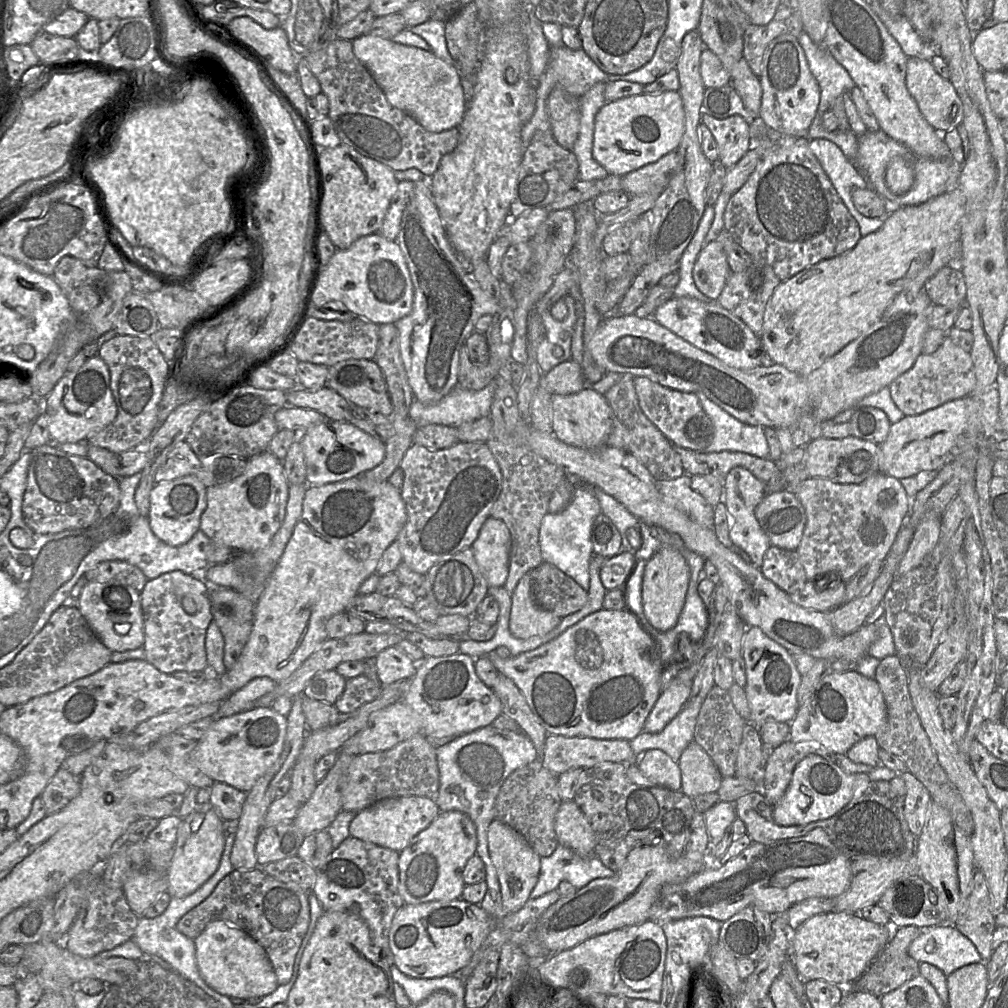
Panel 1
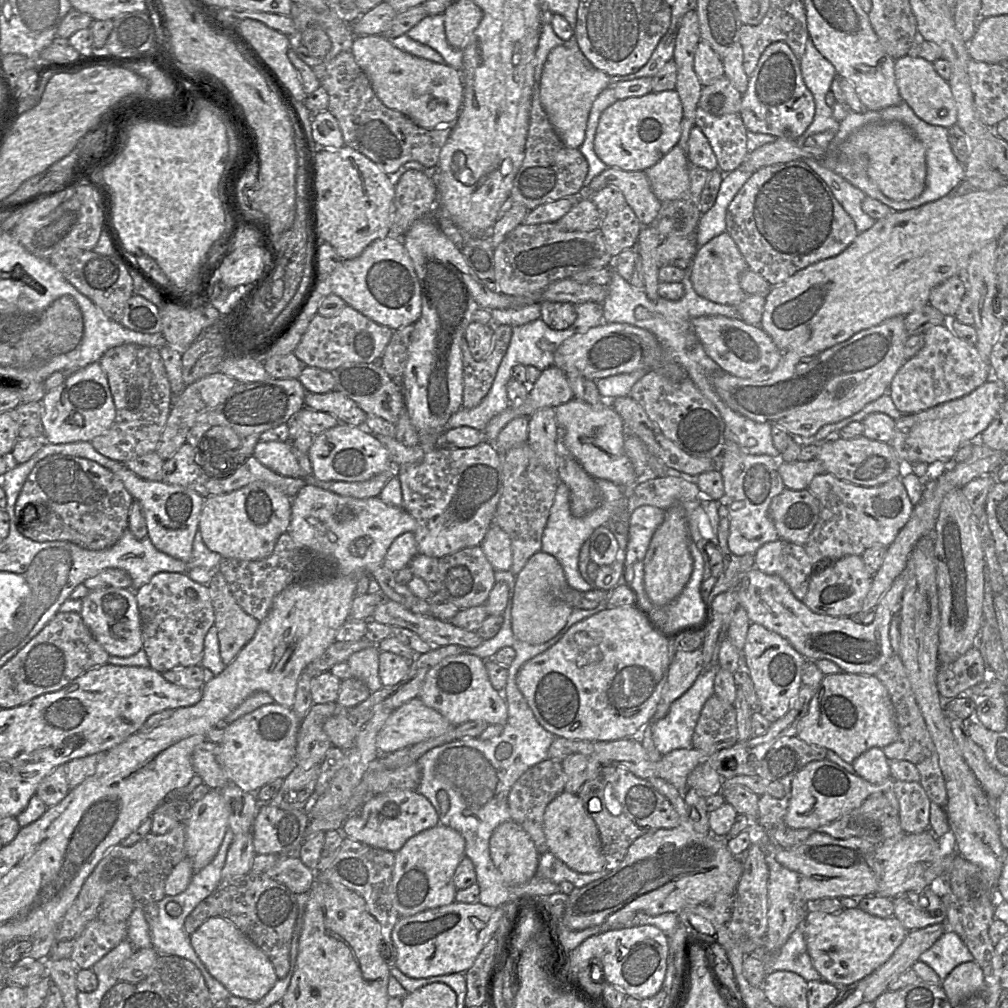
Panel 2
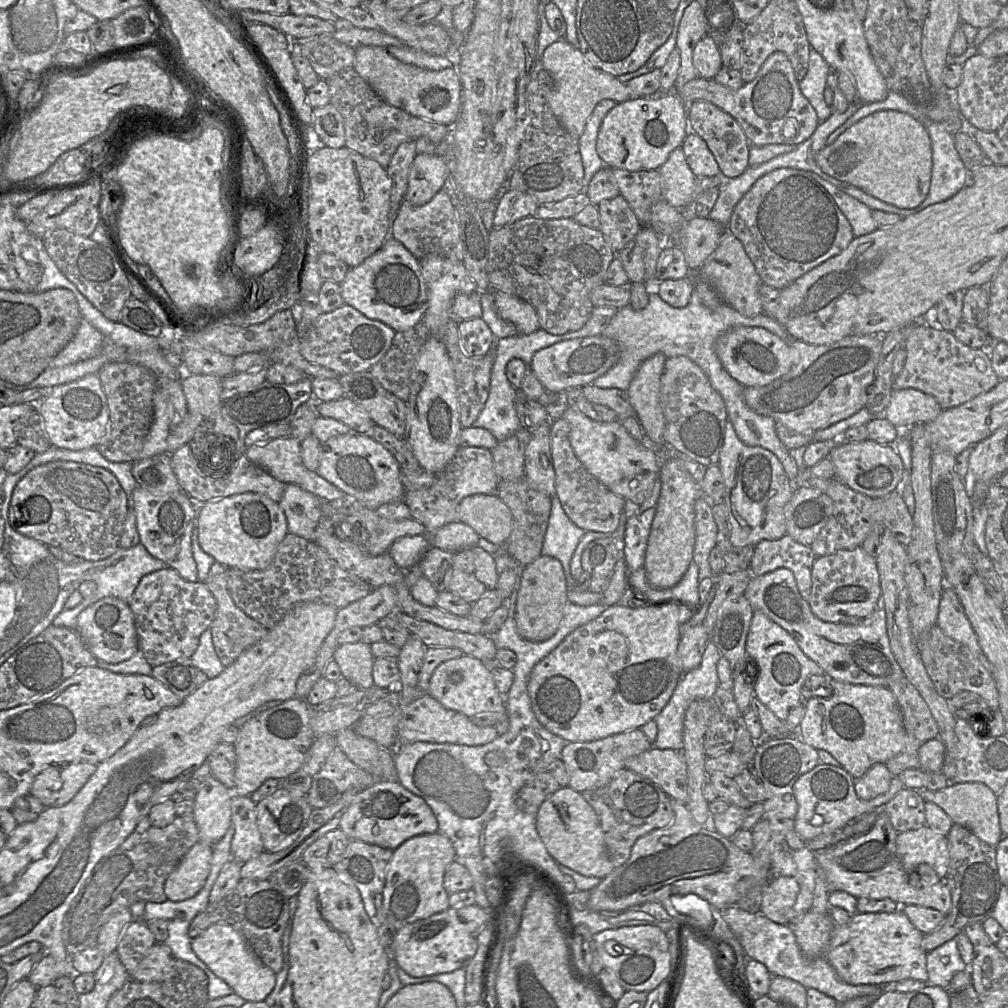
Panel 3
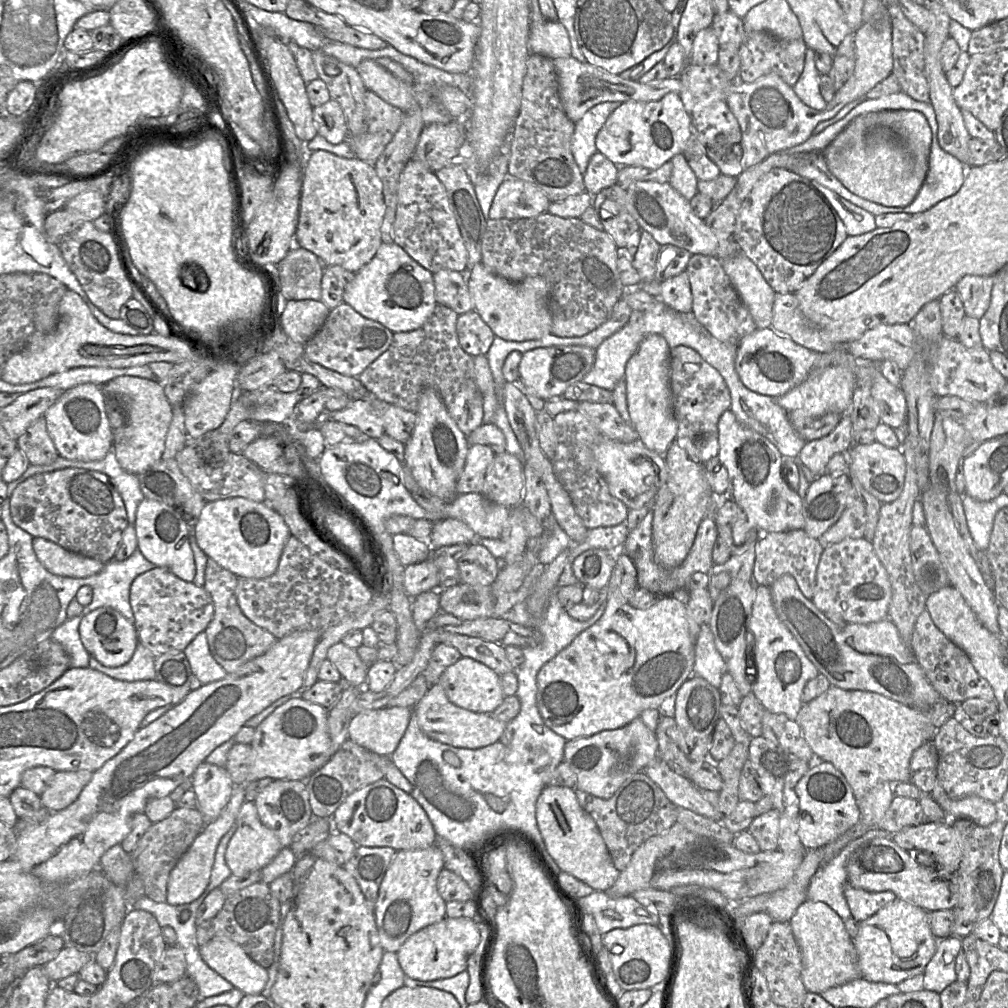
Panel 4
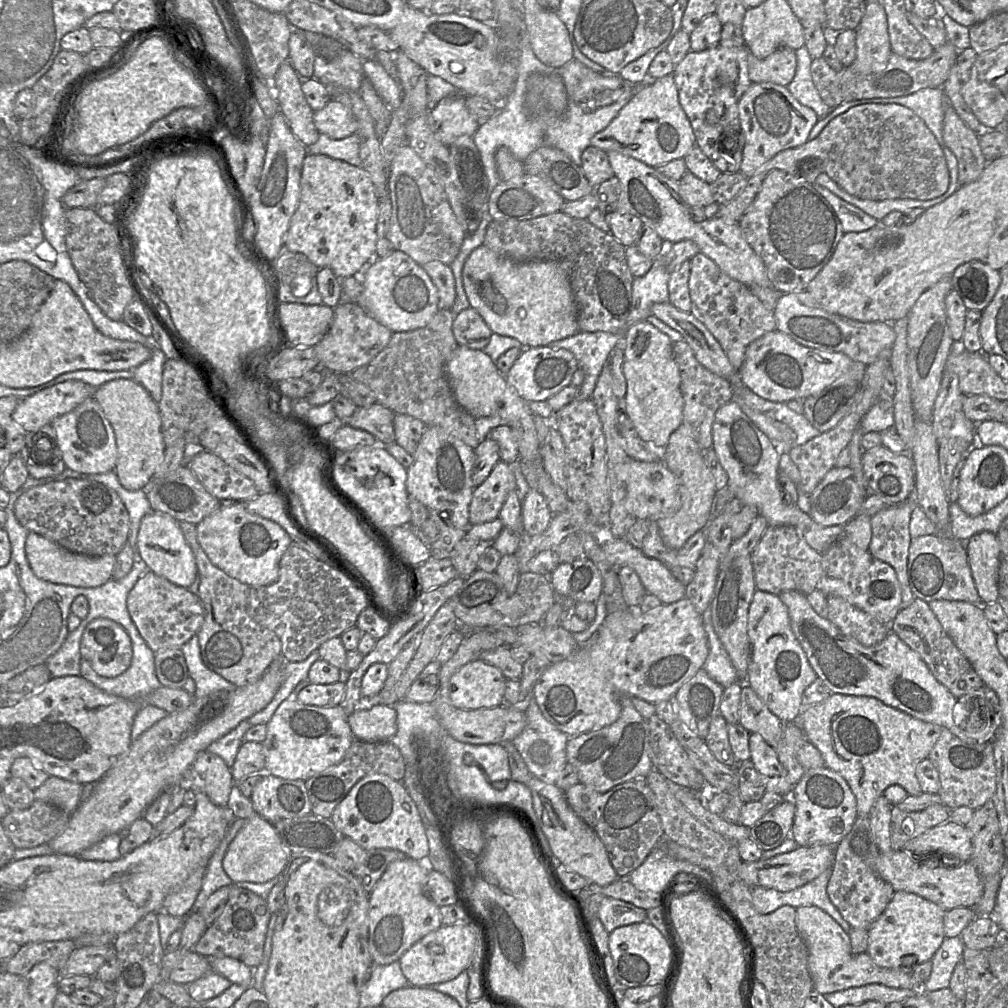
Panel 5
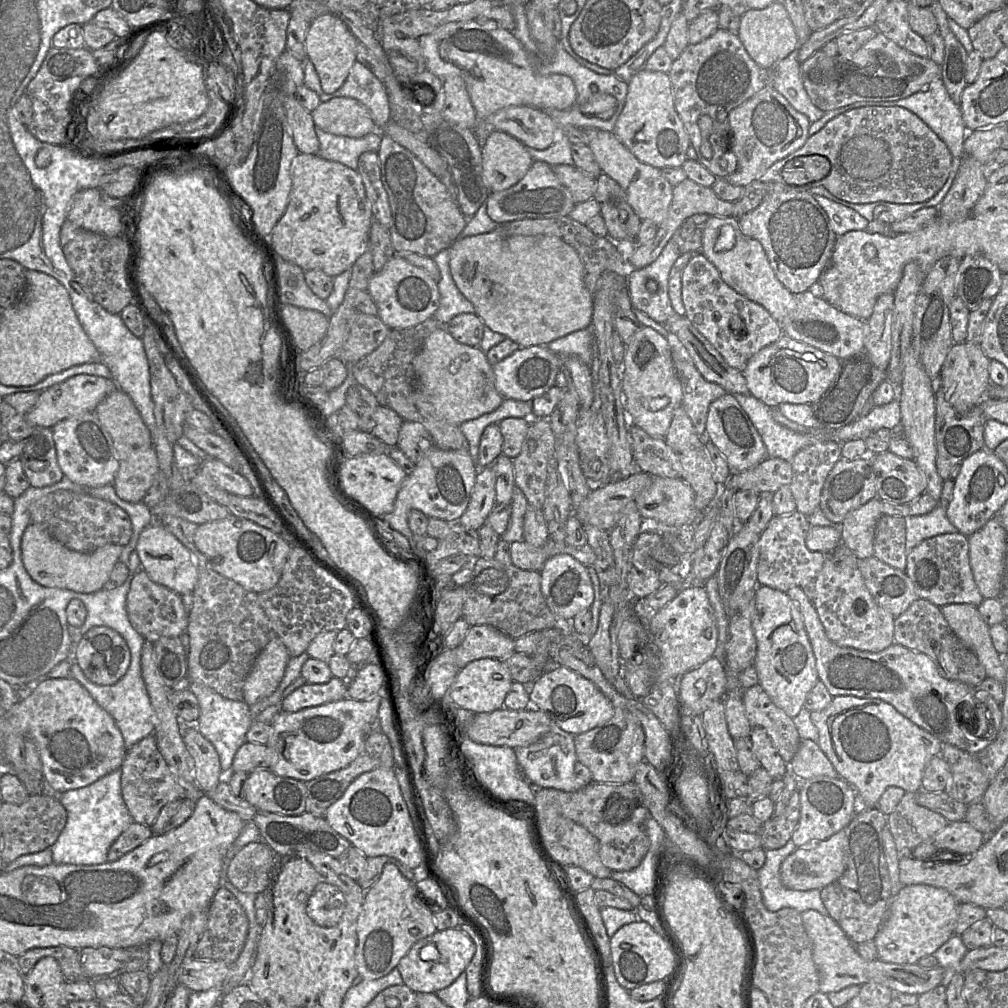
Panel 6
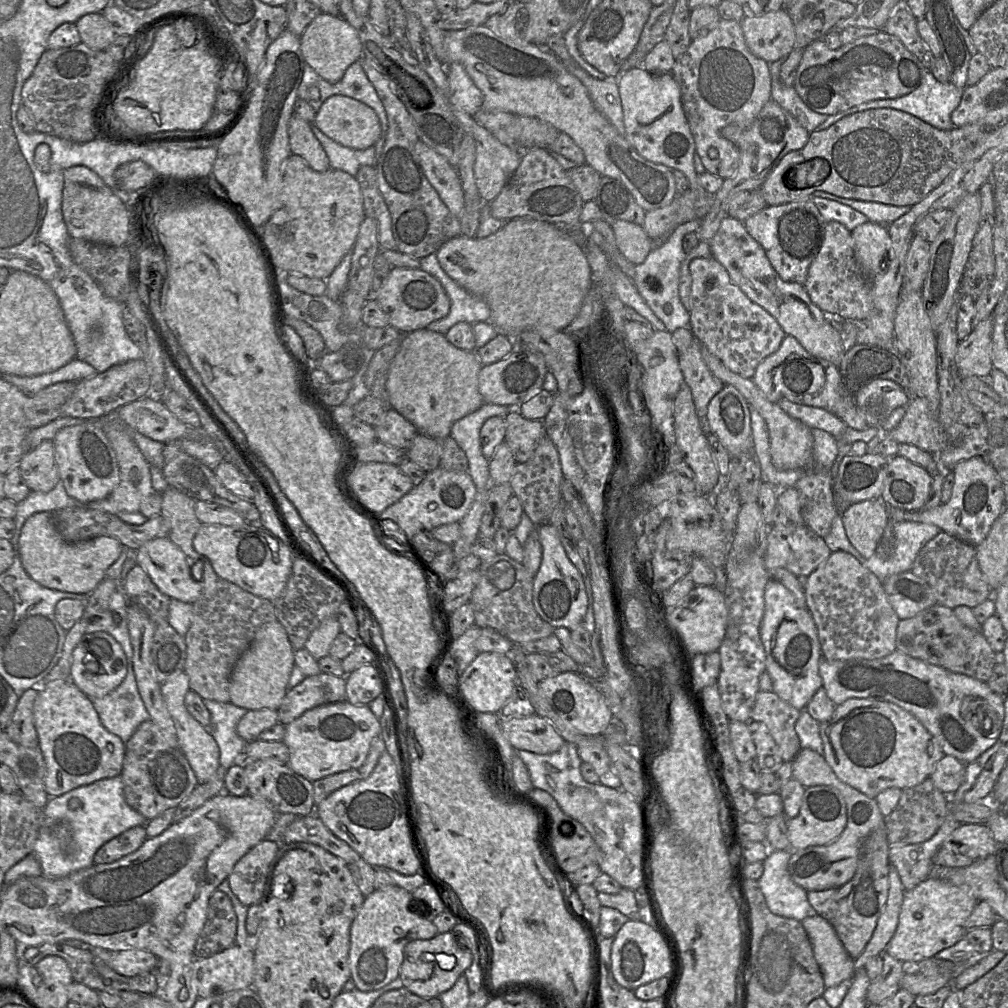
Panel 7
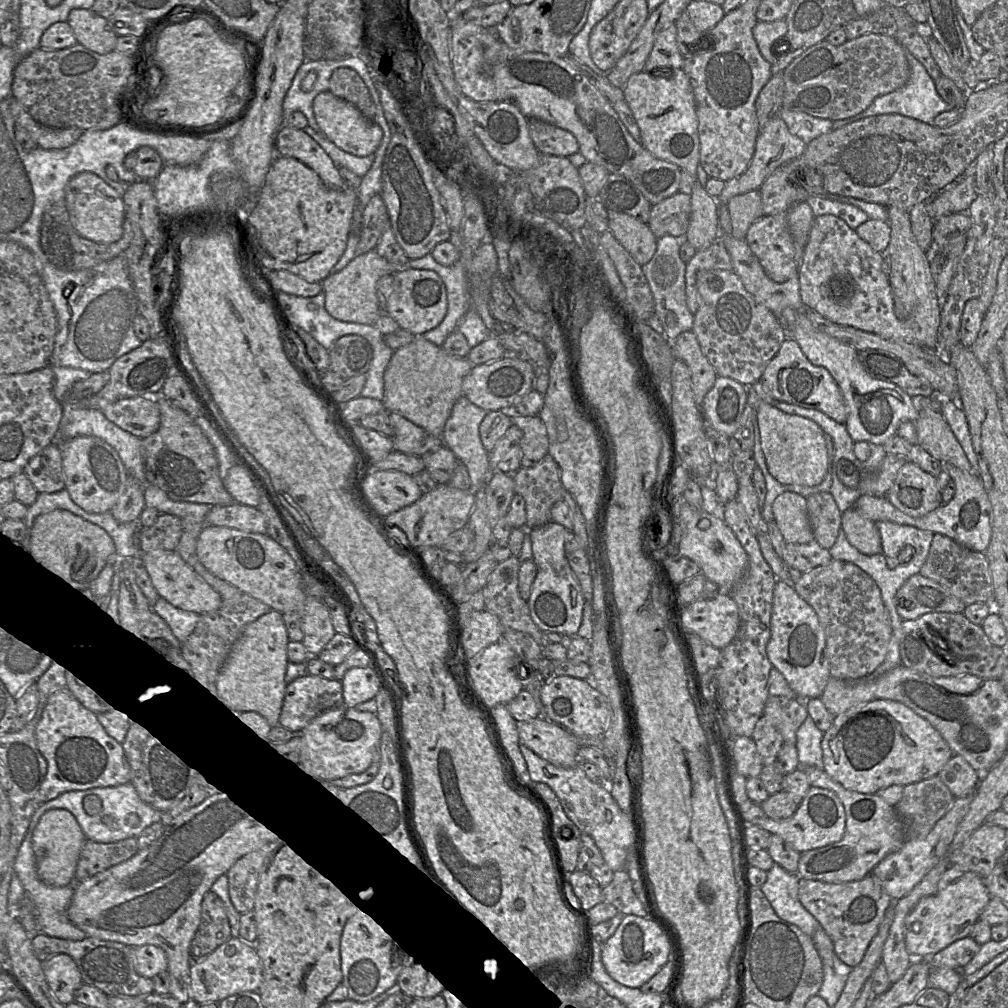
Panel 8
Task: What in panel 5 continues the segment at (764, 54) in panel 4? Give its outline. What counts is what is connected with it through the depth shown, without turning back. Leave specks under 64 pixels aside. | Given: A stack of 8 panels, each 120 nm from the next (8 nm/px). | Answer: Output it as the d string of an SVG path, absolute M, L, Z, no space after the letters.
M781 47L764 59L748 56L748 74L752 83L771 82L787 86L794 78L797 60L795 50Z

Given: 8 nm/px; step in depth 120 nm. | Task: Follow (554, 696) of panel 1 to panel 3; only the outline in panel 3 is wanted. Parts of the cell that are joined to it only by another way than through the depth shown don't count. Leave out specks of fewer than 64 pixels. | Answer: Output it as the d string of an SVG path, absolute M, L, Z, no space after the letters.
M620 604L608 606L600 616L568 634L550 654L533 667L528 681L528 693L536 718L548 731L560 736L566 742L599 740L614 734L641 728L650 720L655 719L669 701L684 673L677 654L680 641L680 628L684 622L685 619L682 618L679 608L674 604L663 606L644 605L644 607L638 608L629 608Z

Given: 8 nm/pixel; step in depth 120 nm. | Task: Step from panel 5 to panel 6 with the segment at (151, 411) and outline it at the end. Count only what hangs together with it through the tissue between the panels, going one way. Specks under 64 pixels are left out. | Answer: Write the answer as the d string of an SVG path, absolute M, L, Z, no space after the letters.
M120 389L109 394L96 407L95 413L111 437L119 462L119 469L112 484L117 496L129 503L142 502L159 471L157 456L148 428L143 423L131 398Z

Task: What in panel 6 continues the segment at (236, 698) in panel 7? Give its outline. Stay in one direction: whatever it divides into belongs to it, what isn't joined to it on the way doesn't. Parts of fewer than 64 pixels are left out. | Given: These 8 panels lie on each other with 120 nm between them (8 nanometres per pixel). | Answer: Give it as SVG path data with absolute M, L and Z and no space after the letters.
M280 637L272 639L256 658L243 687L243 701L253 706L278 688L290 655Z

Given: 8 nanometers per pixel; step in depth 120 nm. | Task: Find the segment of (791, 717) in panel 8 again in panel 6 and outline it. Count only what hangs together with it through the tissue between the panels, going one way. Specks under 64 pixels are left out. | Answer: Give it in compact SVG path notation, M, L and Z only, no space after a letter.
M759 684L742 689L742 702L751 726L763 727L789 764L801 743L793 718L776 706Z

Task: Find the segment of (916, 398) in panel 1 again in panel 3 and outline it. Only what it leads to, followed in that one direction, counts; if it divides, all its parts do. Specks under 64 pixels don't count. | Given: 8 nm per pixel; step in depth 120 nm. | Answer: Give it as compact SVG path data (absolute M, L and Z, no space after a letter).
M931 319L912 323L907 328L904 344L906 360L902 371L894 378L895 389L913 388L931 395L936 399L942 410L947 410L974 397L989 391L1000 381L995 373L988 348L972 348L958 341L950 331L941 329Z

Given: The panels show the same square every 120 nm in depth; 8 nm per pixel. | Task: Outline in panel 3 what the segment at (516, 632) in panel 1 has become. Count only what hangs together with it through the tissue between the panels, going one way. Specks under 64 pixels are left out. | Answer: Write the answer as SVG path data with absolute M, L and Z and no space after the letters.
M541 555L522 571L517 595L515 621L518 634L527 640L542 642L557 632L568 602L568 584L562 563L551 556Z

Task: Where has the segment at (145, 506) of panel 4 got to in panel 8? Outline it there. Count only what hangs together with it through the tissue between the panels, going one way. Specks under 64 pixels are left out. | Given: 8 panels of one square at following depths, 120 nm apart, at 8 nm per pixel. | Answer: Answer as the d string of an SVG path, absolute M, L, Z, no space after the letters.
M175 550L145 552L141 559L159 597L165 599L174 607L198 615L213 613L220 607L221 596L196 574Z

